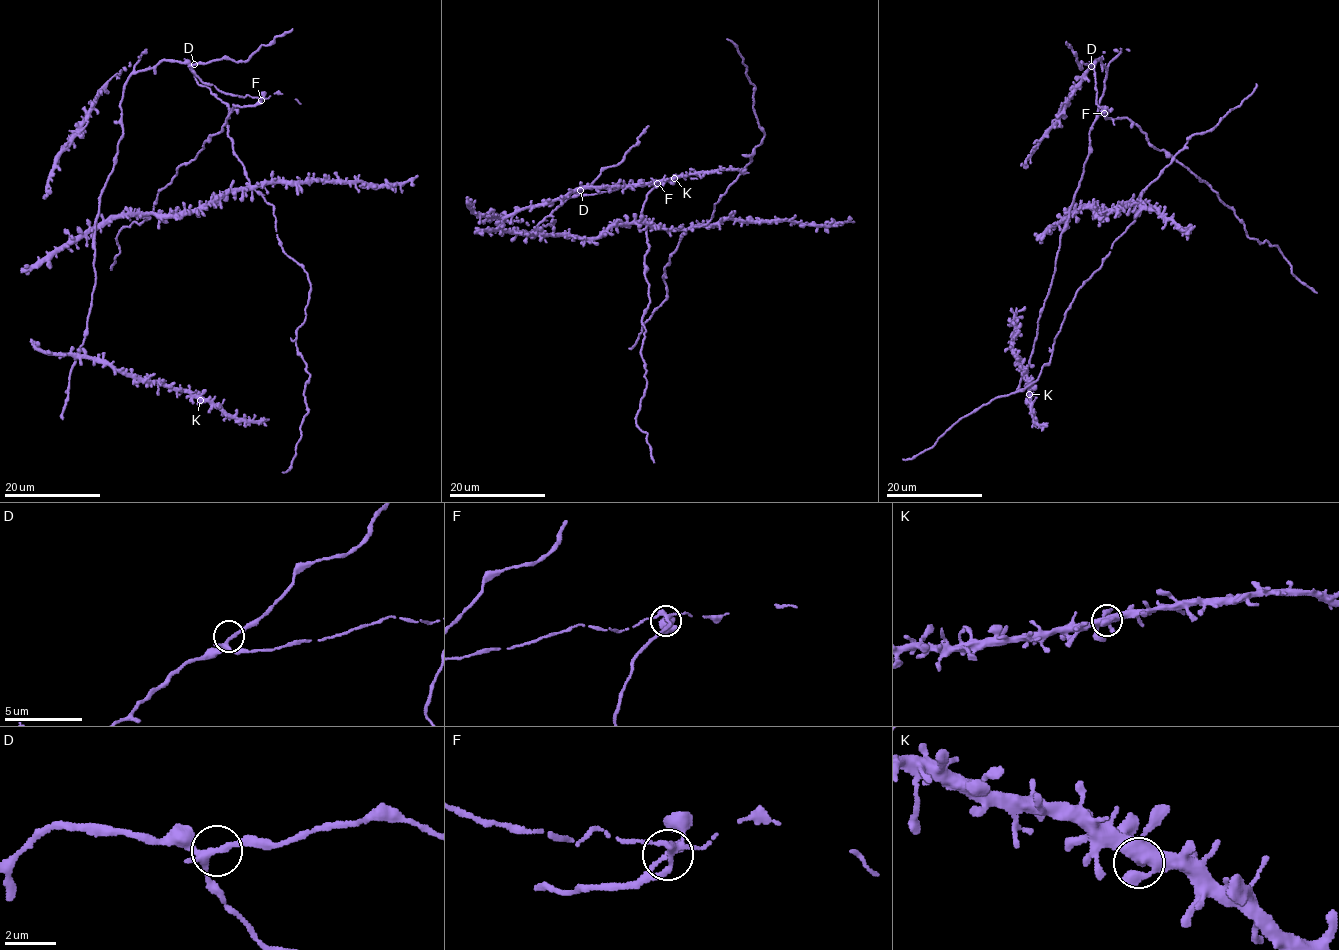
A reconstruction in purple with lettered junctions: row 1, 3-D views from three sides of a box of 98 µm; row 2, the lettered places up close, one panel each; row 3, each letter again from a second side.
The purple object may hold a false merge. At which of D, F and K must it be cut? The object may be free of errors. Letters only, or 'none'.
F

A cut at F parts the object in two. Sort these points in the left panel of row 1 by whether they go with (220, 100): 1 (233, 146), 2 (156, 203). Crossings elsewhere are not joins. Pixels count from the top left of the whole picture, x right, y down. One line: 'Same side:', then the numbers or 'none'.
Same side: 1

